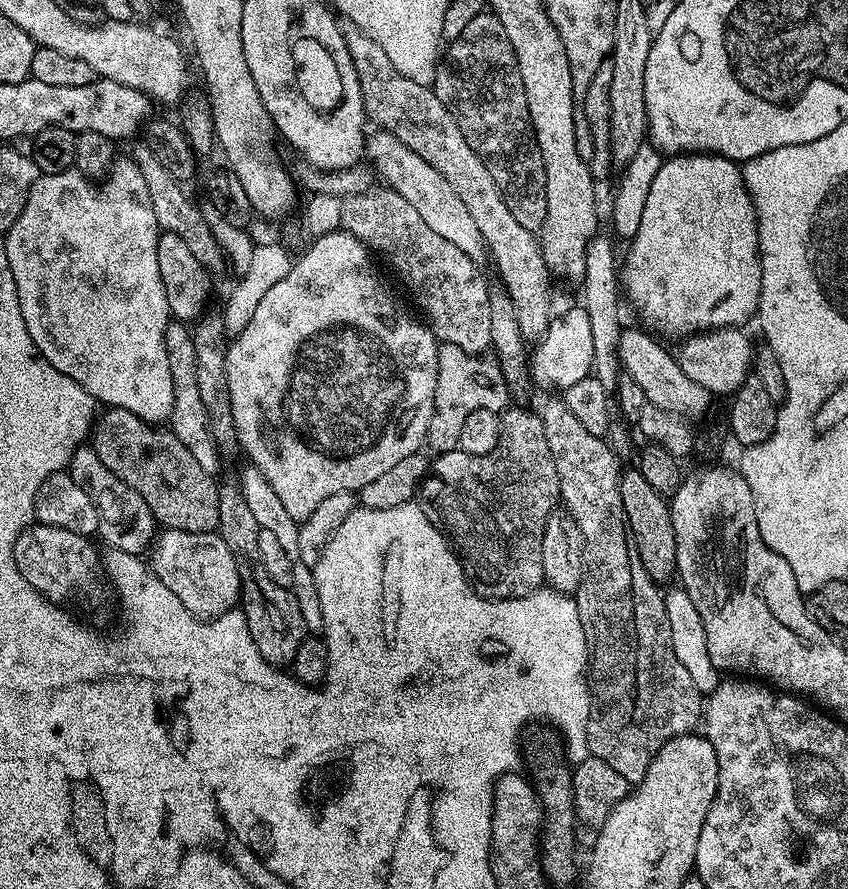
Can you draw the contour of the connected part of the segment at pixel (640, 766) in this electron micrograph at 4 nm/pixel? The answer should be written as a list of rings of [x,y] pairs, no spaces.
[[[556,398],[556,400],[546,401],[544,408],[542,407],[540,412],[540,417],[546,430],[546,443],[550,445],[550,454],[554,454],[554,466],[558,466],[560,500],[568,515],[574,518],[578,530],[582,534],[582,546],[584,547],[584,553],[582,554],[582,562],[584,563],[582,582],[575,590],[574,599],[576,609],[580,615],[580,621],[584,627],[584,637],[588,643],[589,650],[586,675],[590,681],[592,709],[588,711],[588,725],[586,726],[588,750],[591,755],[602,758],[602,762],[606,762],[609,766],[614,766],[614,770],[618,770],[618,774],[622,774],[622,778],[626,778],[629,785],[635,786],[644,777],[650,762],[656,757],[658,750],[662,750],[662,746],[666,742],[697,731],[698,725],[702,720],[702,694],[694,686],[694,678],[690,678],[690,670],[686,670],[686,666],[682,666],[682,662],[678,662],[678,654],[674,654],[674,642],[670,634],[670,618],[664,605],[661,589],[656,589],[659,588],[657,581],[652,580],[650,574],[646,574],[646,570],[640,561],[638,550],[635,544],[632,543],[632,534],[628,530],[626,514],[622,506],[622,494],[620,493],[622,465],[616,461],[618,459],[617,453],[605,437],[590,434],[590,430],[586,430],[586,426],[582,426],[582,422],[578,422],[578,418],[574,418],[574,414],[566,407],[563,399]]]

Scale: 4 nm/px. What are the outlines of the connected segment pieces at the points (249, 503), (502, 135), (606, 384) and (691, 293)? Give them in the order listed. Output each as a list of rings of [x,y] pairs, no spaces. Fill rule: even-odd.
[[[251,466],[245,468],[245,472],[241,474],[240,481],[238,481],[238,487],[242,498],[246,500],[246,507],[254,513],[254,519],[257,520],[260,530],[270,530],[270,534],[274,534],[279,544],[282,545],[282,550],[290,562],[290,591],[293,598],[298,602],[298,610],[302,610],[302,618],[309,633],[323,633],[322,602],[318,602],[316,573],[312,566],[302,562],[301,551],[298,550],[300,524],[294,518],[290,518],[286,506],[282,506],[278,494],[274,494],[270,482],[266,482],[266,478],[262,478],[259,470]]]
[[[491,11],[480,12],[478,18],[473,18],[466,30],[462,30],[462,34],[458,34],[458,38],[443,49],[436,65],[434,91],[442,106],[446,106],[458,122],[462,138],[470,142],[470,150],[474,150],[474,154],[482,158],[486,170],[490,170],[490,178],[494,178],[506,206],[510,206],[510,214],[514,214],[514,219],[526,226],[526,230],[539,233],[542,222],[546,222],[546,174],[542,154],[536,145],[536,135],[532,133],[526,94],[522,90],[522,78],[518,74],[518,62],[510,46],[510,38],[506,38],[502,22],[498,22]]]
[[[593,235],[586,246],[582,307],[584,313],[590,318],[590,334],[594,338],[592,372],[598,378],[598,382],[602,382],[602,390],[612,394],[620,384],[622,375],[620,355],[618,354],[618,342],[622,331],[622,323],[620,324],[620,300],[622,304],[622,298],[618,293],[618,256],[616,260],[616,252],[612,249],[611,242],[600,235]]]
[[[711,154],[669,155],[659,165],[637,234],[627,246],[628,257],[622,260],[622,292],[649,329],[657,328],[675,338],[684,338],[714,328],[744,326],[751,316],[753,319],[757,315],[762,266],[756,207],[752,205],[737,161]]]

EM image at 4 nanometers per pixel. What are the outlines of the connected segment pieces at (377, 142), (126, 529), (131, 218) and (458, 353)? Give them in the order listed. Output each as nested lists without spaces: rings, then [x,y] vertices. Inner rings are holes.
[[[383,130],[375,134],[377,136],[367,137],[366,156],[367,159],[372,159],[371,167],[384,179],[381,181],[398,194],[402,194],[402,198],[406,198],[406,202],[410,202],[410,206],[418,210],[422,222],[426,222],[426,226],[430,226],[430,230],[434,230],[438,238],[454,242],[454,246],[458,246],[458,250],[462,250],[472,260],[483,261],[483,256],[484,259],[486,256],[484,236],[478,230],[470,210],[466,210],[466,202],[462,202],[462,198],[454,194],[454,186],[450,186],[450,182],[446,182],[446,178],[442,178],[442,174],[438,174],[434,166],[418,158],[418,154],[414,154],[408,146],[398,142],[398,138]]]
[[[88,446],[76,449],[66,471],[70,478],[74,478],[74,482],[78,482],[78,486],[82,486],[82,490],[90,494],[90,502],[94,502],[94,510],[98,510],[98,536],[105,540],[108,548],[117,548],[135,556],[151,549],[158,535],[158,525],[150,506],[146,506],[138,490],[126,486],[126,482],[110,474],[110,470],[102,466],[98,454],[94,454]]]
[[[117,159],[103,177],[100,192],[93,181],[77,170],[69,170],[62,174],[43,174],[30,186],[30,194],[26,198],[26,206],[8,231],[3,233],[2,246],[6,250],[6,258],[10,266],[10,274],[14,278],[14,286],[18,290],[20,316],[24,320],[24,329],[40,351],[40,356],[54,370],[66,374],[82,390],[92,397],[93,401],[110,408],[130,410],[146,423],[160,426],[171,417],[174,406],[174,384],[170,378],[170,362],[166,359],[166,342],[164,335],[170,323],[170,313],[166,302],[166,290],[162,290],[162,274],[158,274],[158,238],[160,227],[158,218],[154,218],[154,206],[150,203],[150,192],[146,190],[146,180],[142,178],[140,167],[131,160]]]
[[[441,343],[438,347],[438,382],[434,390],[434,410],[430,418],[428,435],[426,437],[427,447],[433,448],[433,453],[455,452],[460,447],[458,434],[462,434],[462,426],[466,423],[469,414],[474,410],[494,410],[500,412],[509,407],[508,401],[510,389],[506,378],[500,369],[500,363],[488,354],[473,354],[462,350],[462,346]]]

